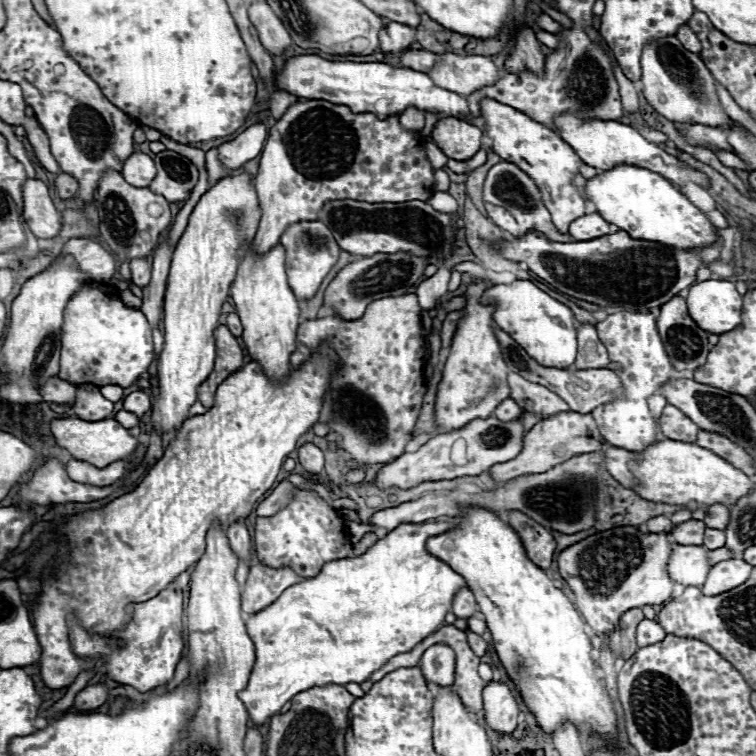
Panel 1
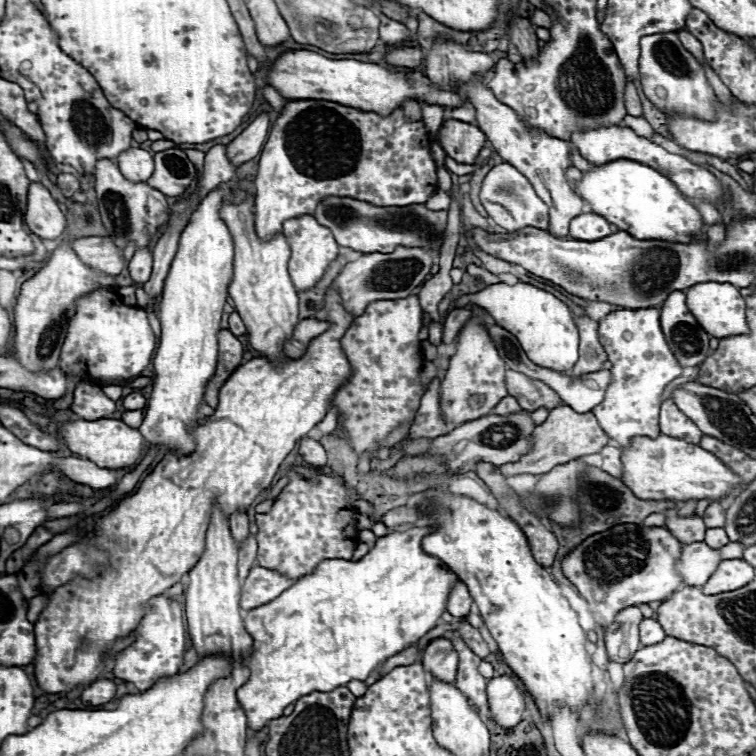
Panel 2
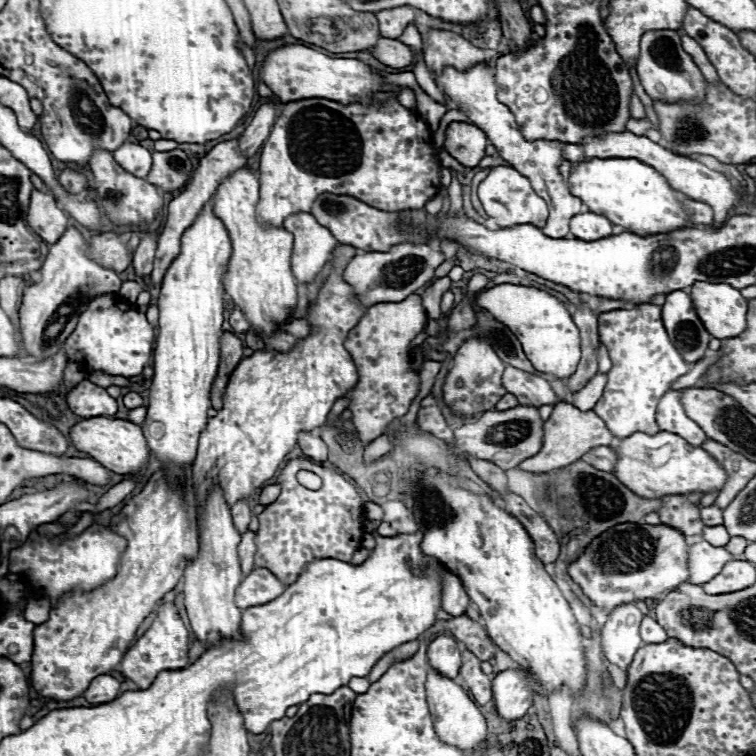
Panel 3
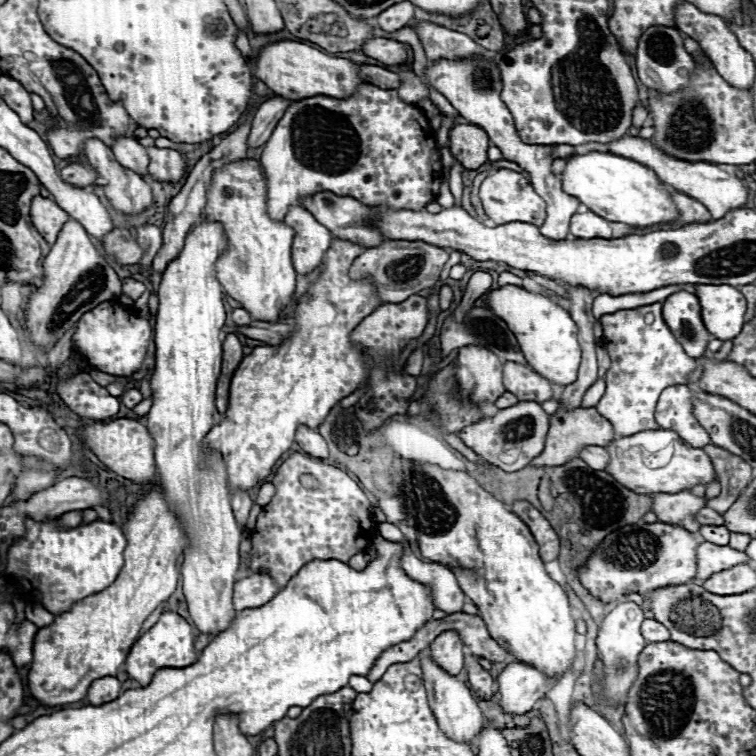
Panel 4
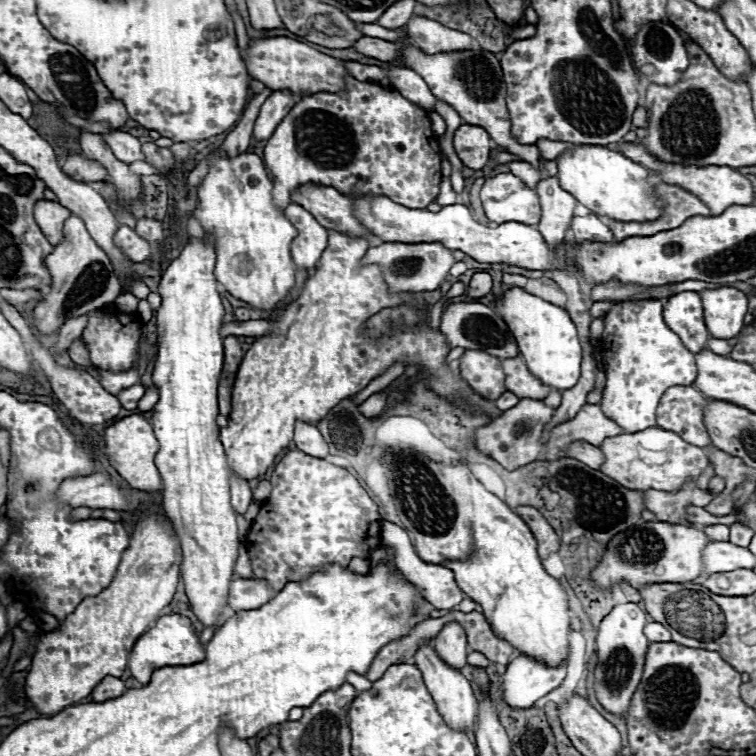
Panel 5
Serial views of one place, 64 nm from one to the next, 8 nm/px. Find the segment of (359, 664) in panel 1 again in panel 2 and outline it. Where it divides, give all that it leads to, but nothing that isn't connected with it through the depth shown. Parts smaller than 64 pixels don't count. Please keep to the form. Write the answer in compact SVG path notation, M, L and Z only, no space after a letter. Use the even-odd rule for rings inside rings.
M424 526L382 536L358 562L340 558L322 560L312 574L298 578L286 592L282 592L282 596L262 608L246 612L244 626L254 644L252 652L242 658L242 664L250 668L250 678L238 688L236 696L246 712L248 726L254 732L282 716L288 704L294 704L298 698L308 696L314 690L332 692L338 686L346 686L350 680L366 680L376 666L416 644L436 626L458 576L444 562L422 550L420 542L430 532L434 532L434 528Z

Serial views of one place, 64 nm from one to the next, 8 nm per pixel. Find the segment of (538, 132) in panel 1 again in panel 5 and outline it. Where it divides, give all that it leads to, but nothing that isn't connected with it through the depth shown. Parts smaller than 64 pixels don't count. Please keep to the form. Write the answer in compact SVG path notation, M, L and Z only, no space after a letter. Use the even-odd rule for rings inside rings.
M404 46L400 50L398 58L406 68L418 72L426 84L430 86L432 94L450 104L468 124L486 128L490 138L504 146L510 154L520 156L524 162L530 162L532 166L542 164L542 156L536 146L522 146L510 136L510 116L506 110L506 82L502 80L502 68L500 62L494 58L492 52L484 50L462 50L462 52L438 52L438 54L426 54L418 50L416 46ZM546 178L538 182L538 196L542 206L540 232L550 244L550 248L558 248L564 242L564 234L570 226L572 212L576 206L576 198L560 188L556 178Z

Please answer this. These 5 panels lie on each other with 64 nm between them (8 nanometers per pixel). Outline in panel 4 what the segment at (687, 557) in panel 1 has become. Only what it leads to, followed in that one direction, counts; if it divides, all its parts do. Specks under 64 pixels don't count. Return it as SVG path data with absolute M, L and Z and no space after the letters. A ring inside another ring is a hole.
M702 542L698 546L698 574L696 580L708 580L712 574L732 568L734 564L752 564L746 552L734 550L730 546L716 546Z

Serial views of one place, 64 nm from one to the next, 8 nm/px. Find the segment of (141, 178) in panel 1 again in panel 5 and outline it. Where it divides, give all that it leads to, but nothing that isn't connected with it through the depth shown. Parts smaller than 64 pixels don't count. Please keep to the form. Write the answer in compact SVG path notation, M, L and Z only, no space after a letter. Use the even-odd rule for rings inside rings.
M110 130L104 134L106 144L112 148L114 156L122 162L136 162L144 160L144 154L140 150L140 140L128 132L122 130Z

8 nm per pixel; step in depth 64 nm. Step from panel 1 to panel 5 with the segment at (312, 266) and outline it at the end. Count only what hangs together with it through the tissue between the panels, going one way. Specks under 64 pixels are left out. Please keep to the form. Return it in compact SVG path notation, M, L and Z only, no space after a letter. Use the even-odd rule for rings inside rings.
M290 204L284 214L298 228L298 236L292 242L292 260L298 268L316 266L328 244L328 230L322 228L300 204Z

